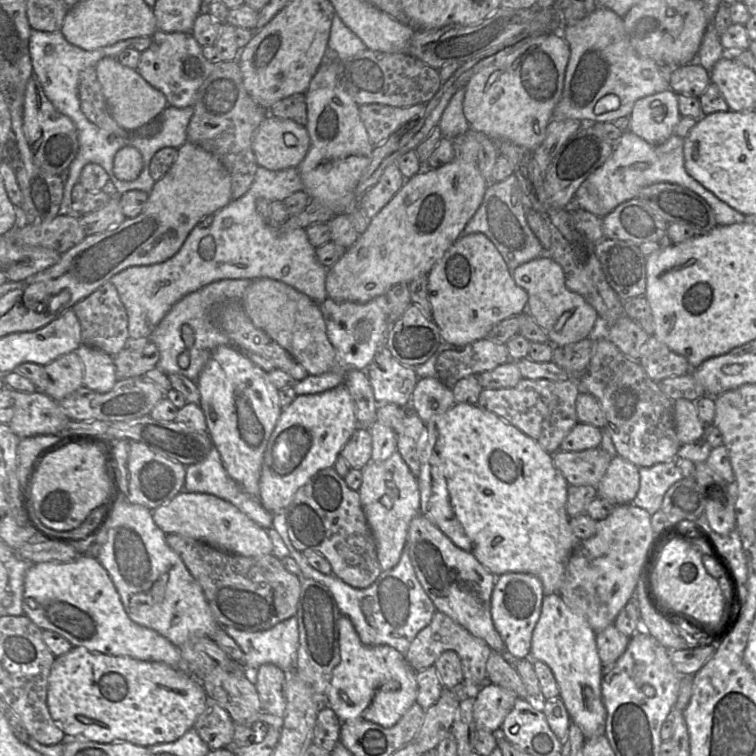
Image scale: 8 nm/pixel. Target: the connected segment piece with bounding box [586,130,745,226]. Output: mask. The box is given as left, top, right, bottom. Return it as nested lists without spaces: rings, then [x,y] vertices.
[[[626,130],[616,142],[611,156],[586,181],[595,191],[605,210],[605,215],[623,202],[636,198],[642,188],[660,182],[668,182],[686,187],[704,198],[712,207],[718,225],[725,226],[744,222],[745,215],[717,198],[687,173],[684,165],[683,150],[684,138],[675,134],[666,142],[660,145],[653,145],[633,132]]]

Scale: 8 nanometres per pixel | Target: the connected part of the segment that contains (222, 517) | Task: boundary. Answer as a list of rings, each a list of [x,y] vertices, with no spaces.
[[[183,490],[170,502],[152,510],[152,517],[165,534],[180,534],[218,550],[246,557],[272,554],[272,542],[267,530],[232,503],[212,494]]]

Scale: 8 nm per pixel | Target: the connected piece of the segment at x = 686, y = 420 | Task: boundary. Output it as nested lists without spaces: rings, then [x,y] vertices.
[[[680,398],[674,401],[674,420],[681,444],[703,438],[706,424],[699,418],[696,401]]]

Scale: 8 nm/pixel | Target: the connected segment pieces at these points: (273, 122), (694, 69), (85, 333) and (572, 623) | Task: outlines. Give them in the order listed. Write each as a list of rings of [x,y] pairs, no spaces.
[[[268,114],[255,130],[252,149],[258,166],[279,171],[297,168],[310,148],[306,126]]]
[[[697,61],[675,68],[669,74],[670,89],[677,95],[700,98],[710,82],[710,73]]]
[[[109,281],[72,307],[81,326],[82,344],[102,350],[109,356],[125,348],[128,335],[128,317],[117,290]]]
[[[559,593],[544,596],[532,633],[529,659],[541,661],[551,669],[570,720],[580,728],[585,739],[605,735],[607,718],[601,692],[603,666],[595,636],[587,621],[572,611]]]

